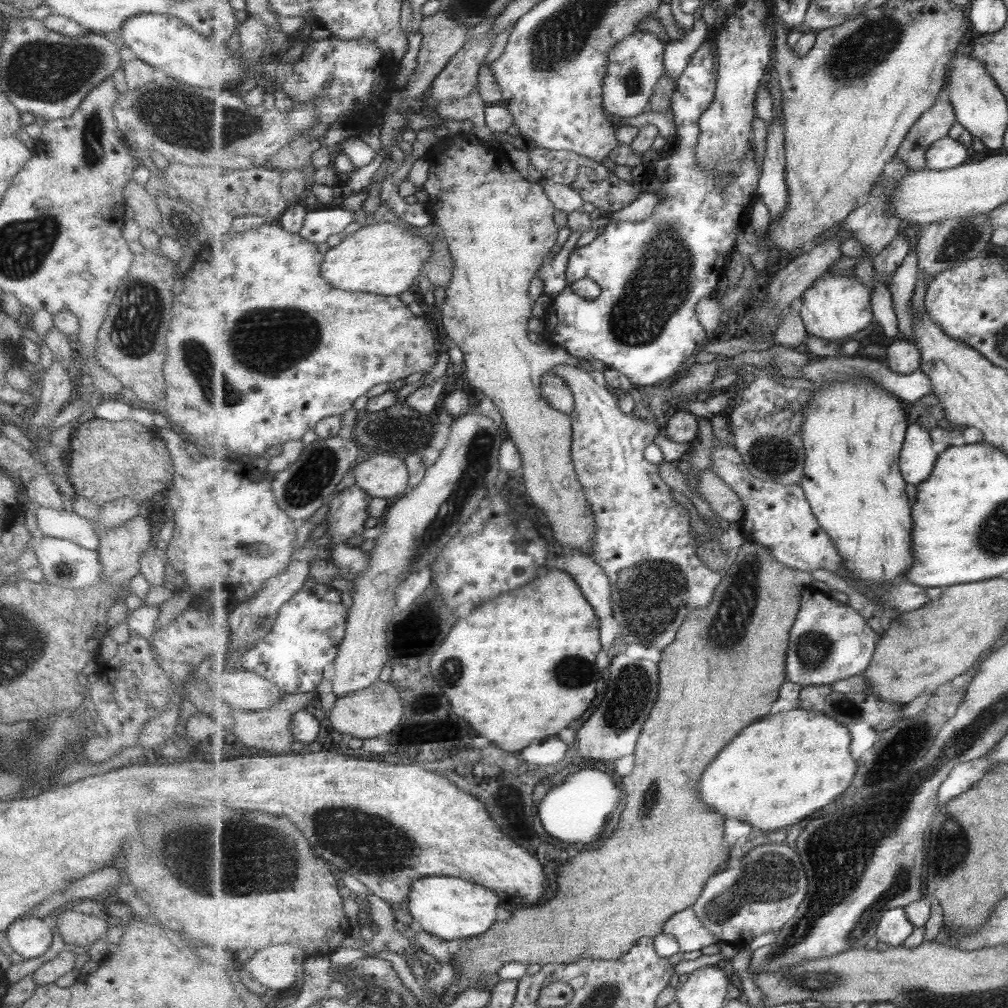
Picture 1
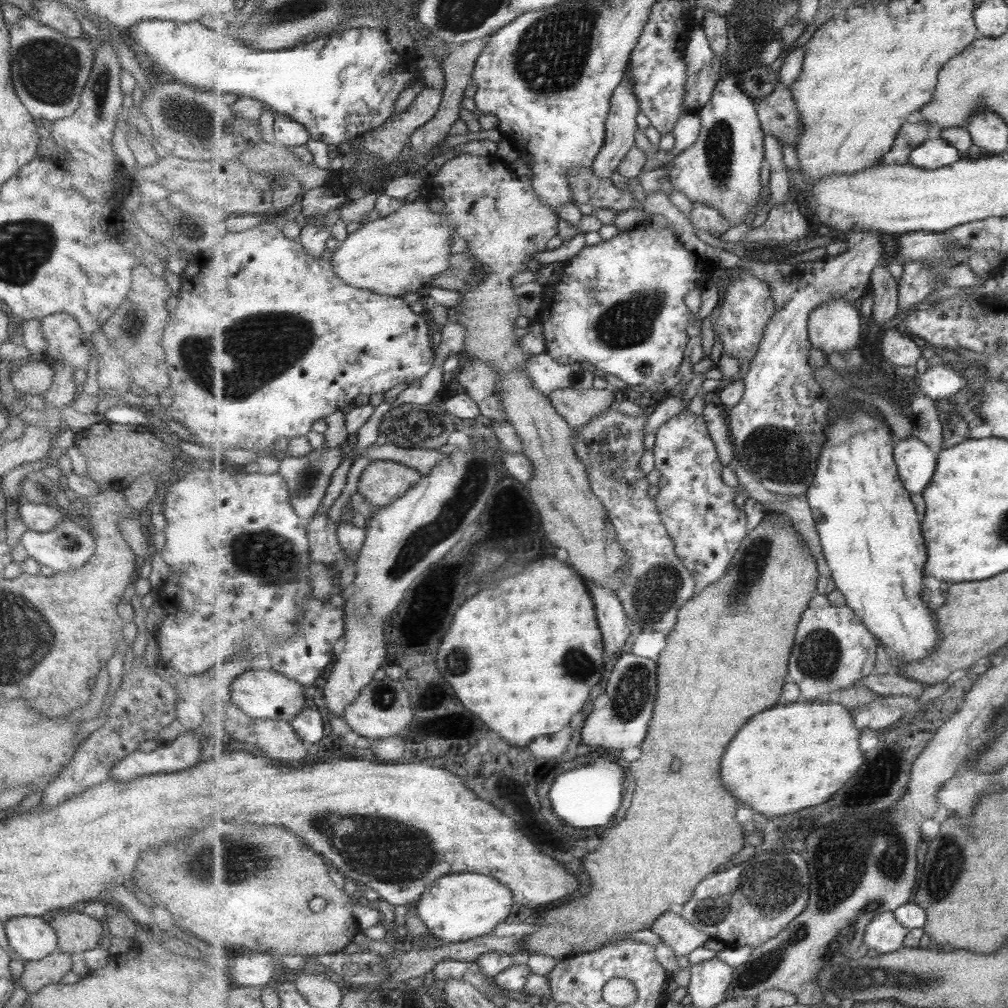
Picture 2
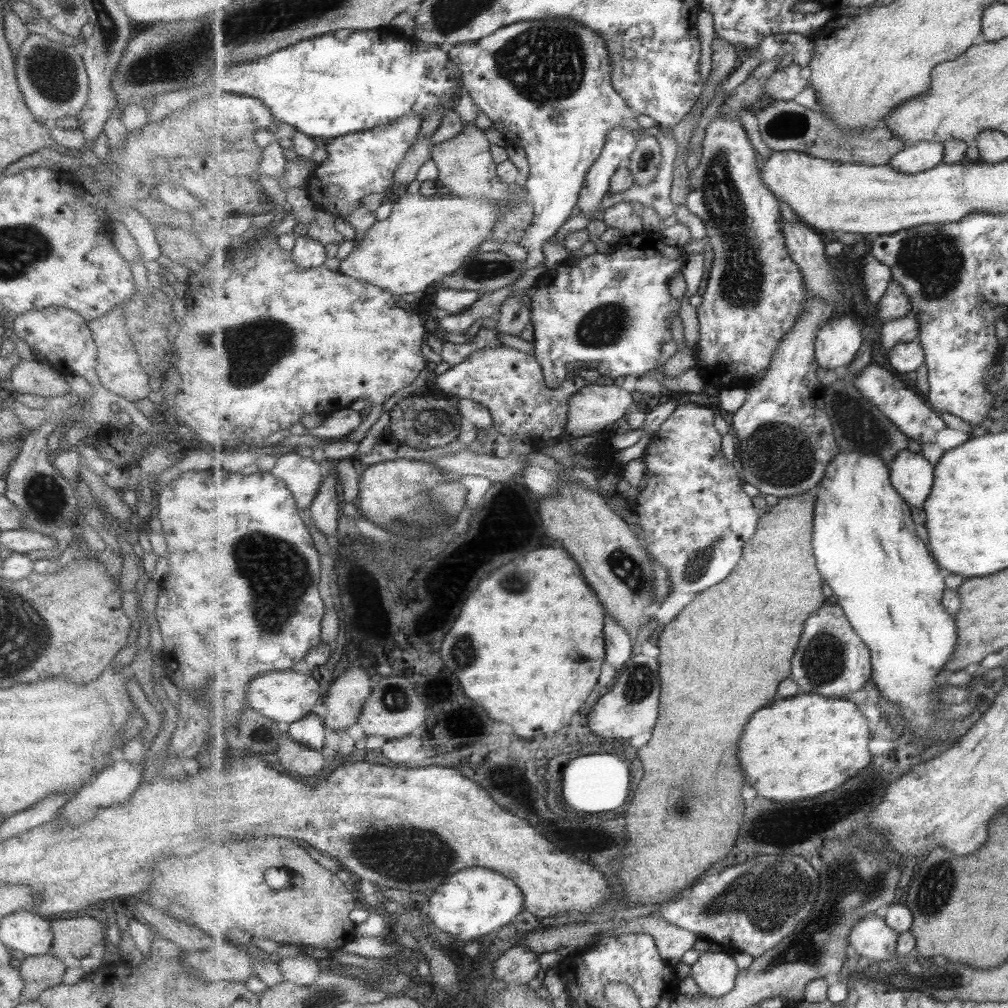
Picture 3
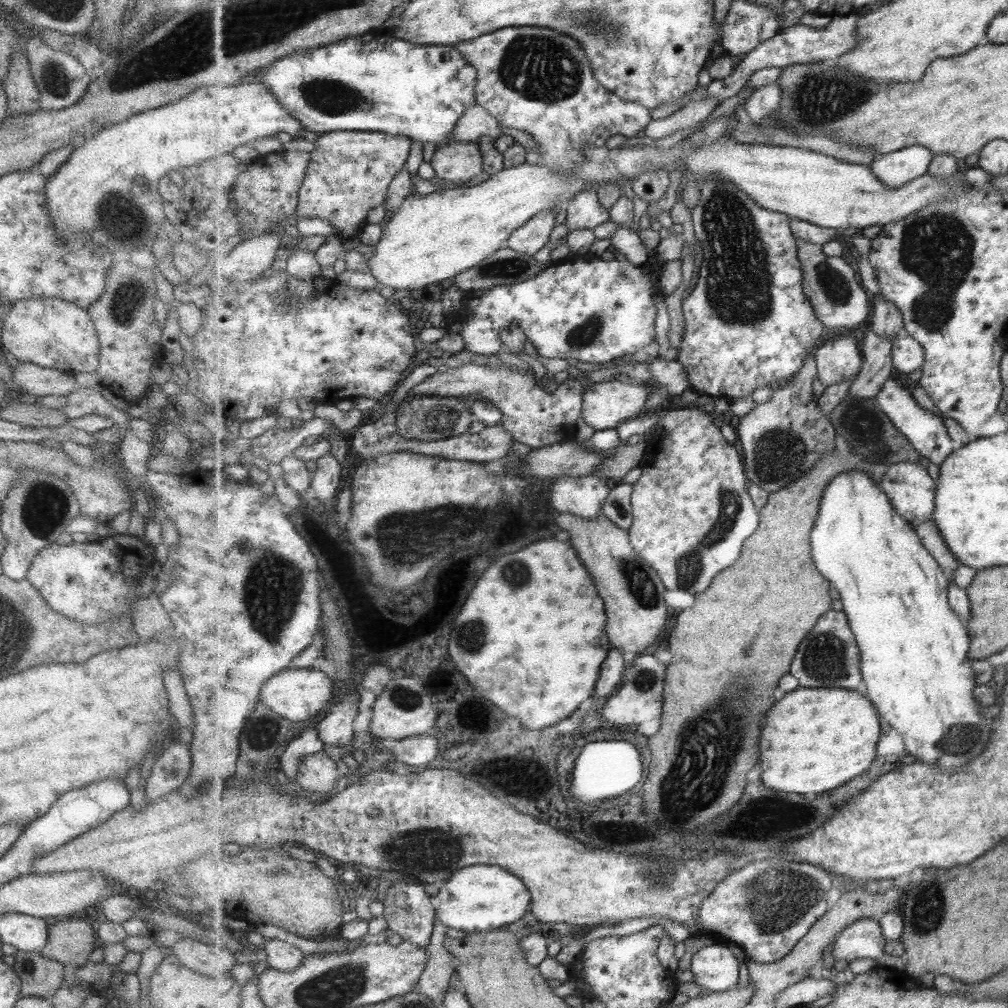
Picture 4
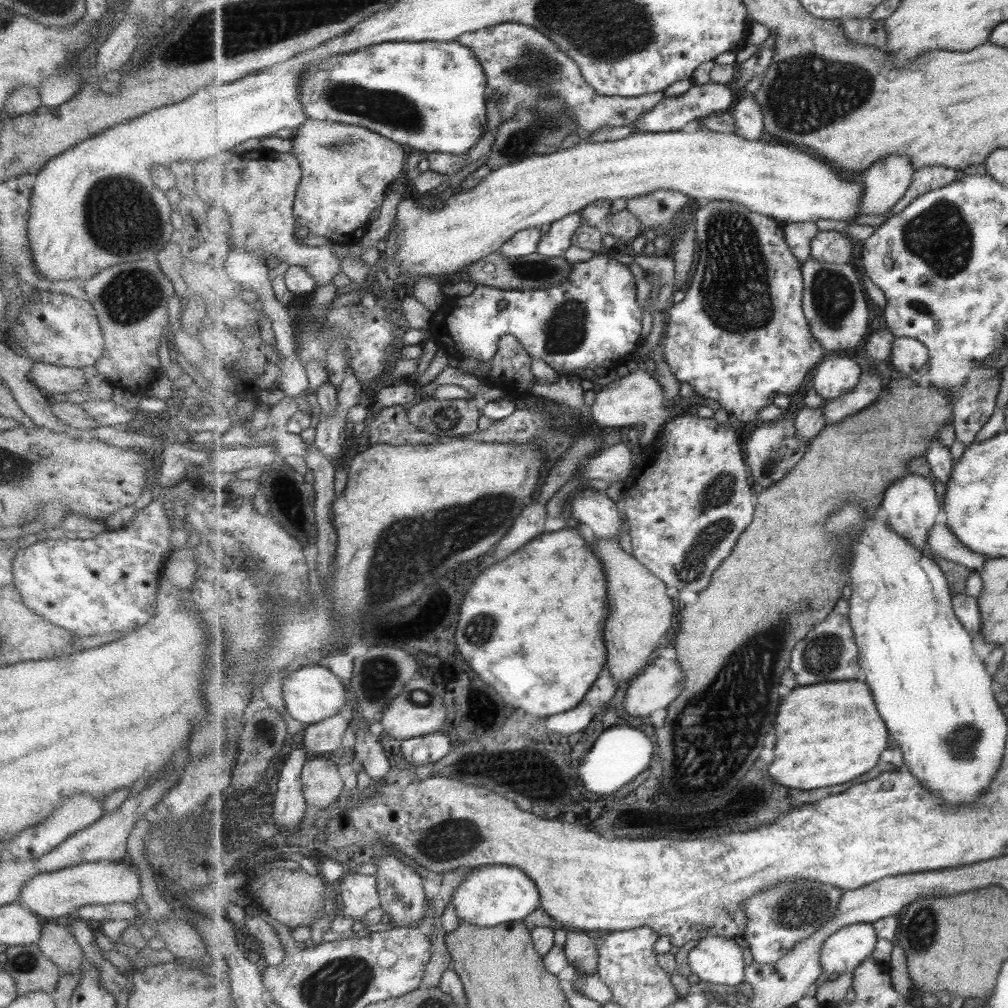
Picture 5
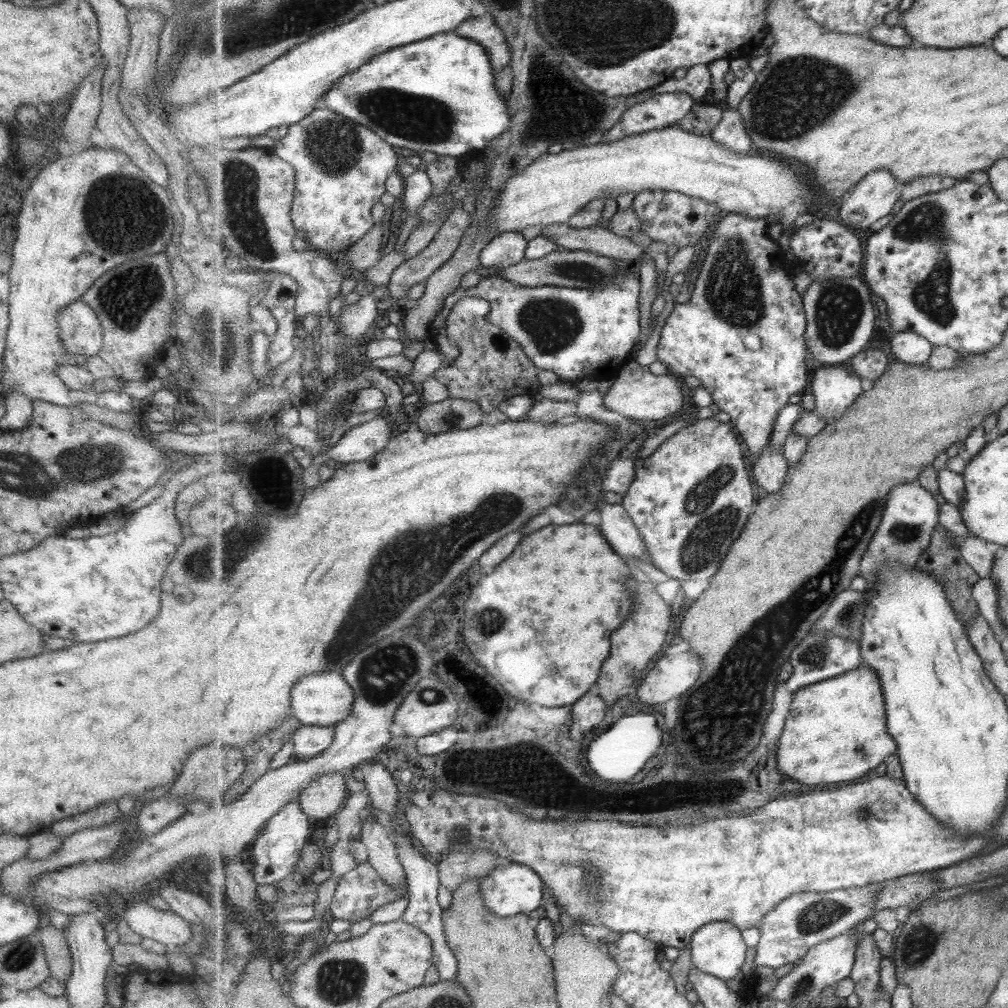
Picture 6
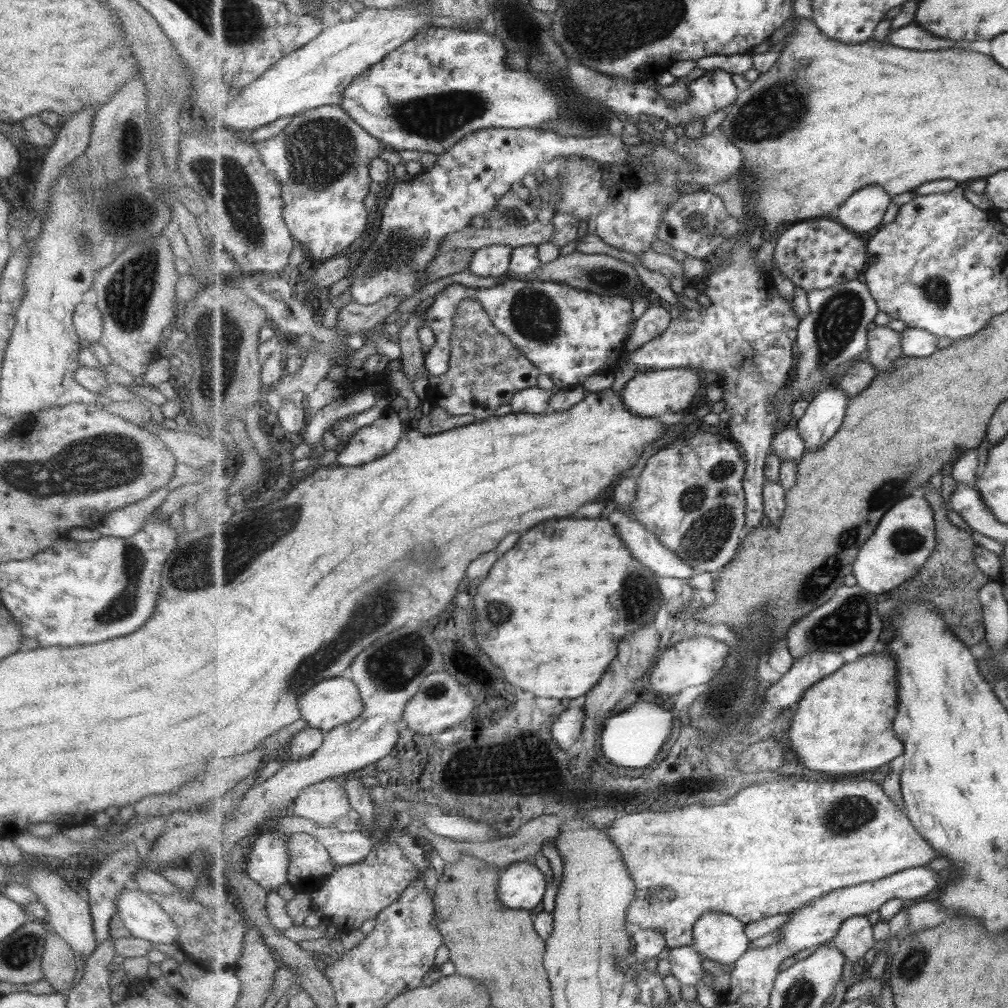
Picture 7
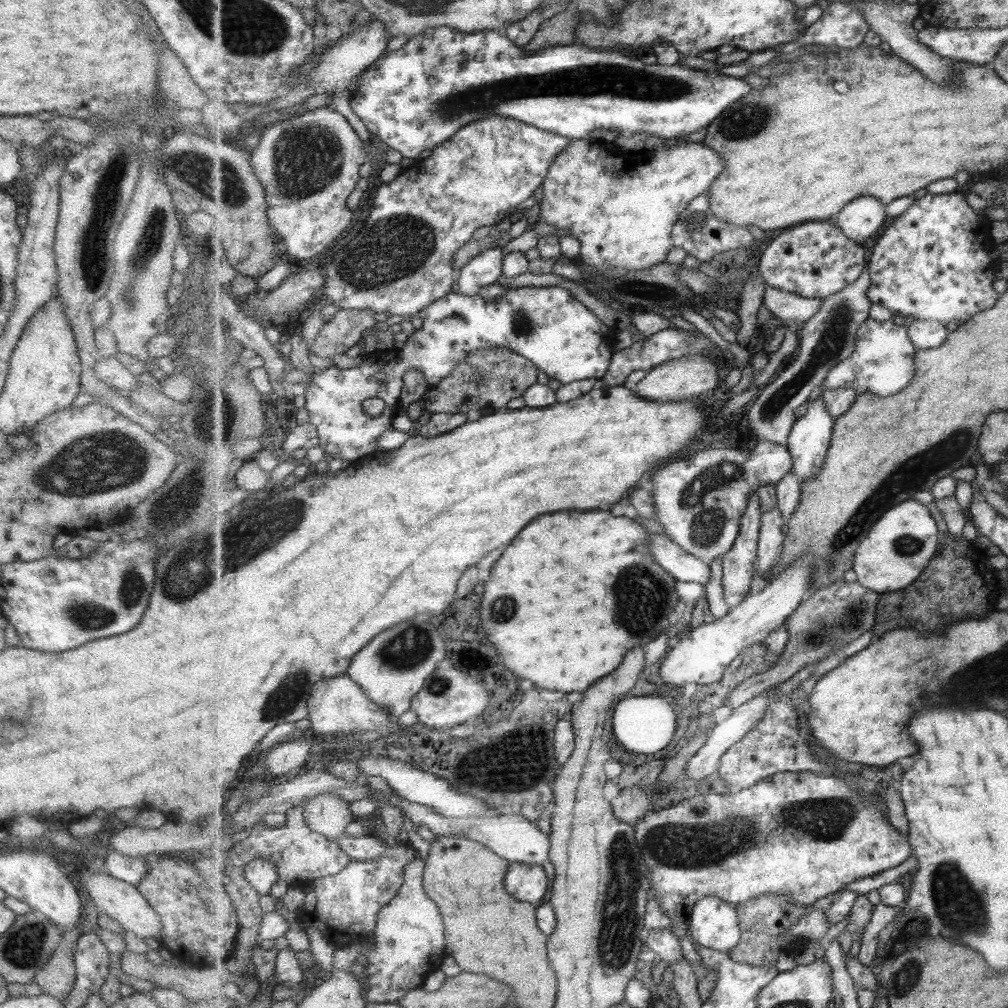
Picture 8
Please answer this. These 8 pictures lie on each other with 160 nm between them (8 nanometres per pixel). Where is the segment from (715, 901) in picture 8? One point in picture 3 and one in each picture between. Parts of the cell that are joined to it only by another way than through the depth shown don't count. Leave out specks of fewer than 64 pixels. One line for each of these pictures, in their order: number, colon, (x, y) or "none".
3: (716, 973)
4: (715, 967)
5: (716, 959)
6: (718, 948)
7: (719, 937)

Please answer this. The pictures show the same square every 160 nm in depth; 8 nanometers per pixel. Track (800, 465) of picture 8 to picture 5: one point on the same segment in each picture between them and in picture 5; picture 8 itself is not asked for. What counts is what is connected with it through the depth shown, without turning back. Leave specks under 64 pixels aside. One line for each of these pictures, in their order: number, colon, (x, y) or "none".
5: (838, 375)
6: (836, 389)
7: (825, 414)

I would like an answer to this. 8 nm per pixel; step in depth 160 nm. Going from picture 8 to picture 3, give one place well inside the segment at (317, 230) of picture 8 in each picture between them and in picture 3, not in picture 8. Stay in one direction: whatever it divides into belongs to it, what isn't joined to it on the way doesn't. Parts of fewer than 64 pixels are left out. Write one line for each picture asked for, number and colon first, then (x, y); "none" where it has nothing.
3: (359, 164)
4: (350, 173)
5: (347, 170)
6: (341, 166)
7: (322, 156)

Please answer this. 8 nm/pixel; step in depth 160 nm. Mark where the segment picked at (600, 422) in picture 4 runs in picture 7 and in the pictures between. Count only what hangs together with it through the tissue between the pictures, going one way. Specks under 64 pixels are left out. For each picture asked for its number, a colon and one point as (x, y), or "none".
5: (637, 397)
6: (639, 394)
7: (654, 393)

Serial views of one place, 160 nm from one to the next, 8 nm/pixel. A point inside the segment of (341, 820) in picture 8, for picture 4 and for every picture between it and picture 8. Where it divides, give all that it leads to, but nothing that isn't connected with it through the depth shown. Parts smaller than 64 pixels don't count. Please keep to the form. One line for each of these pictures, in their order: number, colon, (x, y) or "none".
4: (318, 773)
5: (322, 785)
6: (326, 796)
7: (324, 803)

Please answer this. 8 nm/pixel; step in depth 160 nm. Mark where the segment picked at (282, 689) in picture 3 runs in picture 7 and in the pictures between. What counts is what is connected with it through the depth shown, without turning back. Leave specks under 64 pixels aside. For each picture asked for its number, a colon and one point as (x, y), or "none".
4: (296, 694)
5: (313, 694)
6: (327, 699)
7: (333, 702)

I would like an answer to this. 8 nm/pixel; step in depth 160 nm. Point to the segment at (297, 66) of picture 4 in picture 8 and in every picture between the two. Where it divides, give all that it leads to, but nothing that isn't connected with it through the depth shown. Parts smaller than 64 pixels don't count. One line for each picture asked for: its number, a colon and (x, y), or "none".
5: (432, 95)
6: (439, 94)
7: (442, 85)
8: (420, 95)

